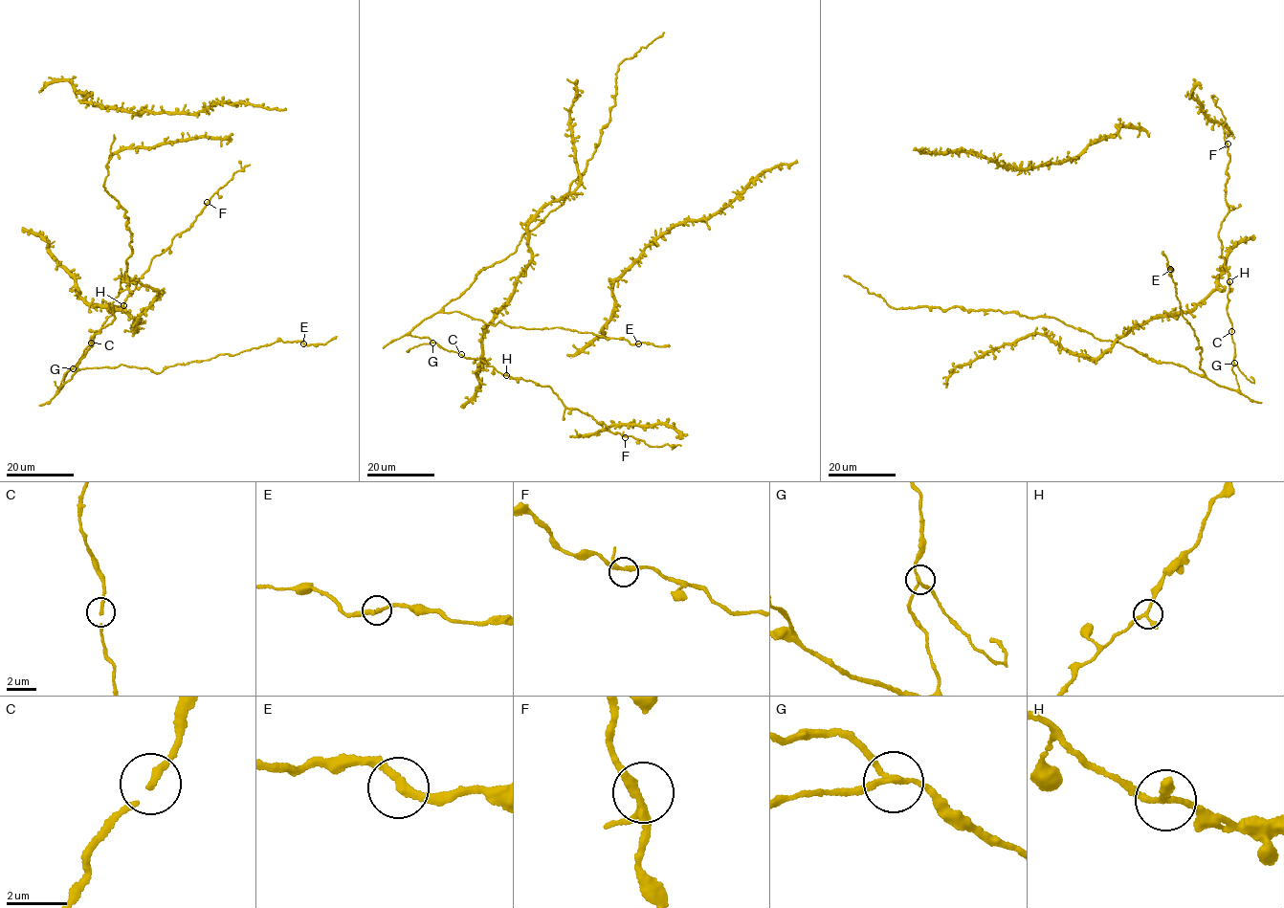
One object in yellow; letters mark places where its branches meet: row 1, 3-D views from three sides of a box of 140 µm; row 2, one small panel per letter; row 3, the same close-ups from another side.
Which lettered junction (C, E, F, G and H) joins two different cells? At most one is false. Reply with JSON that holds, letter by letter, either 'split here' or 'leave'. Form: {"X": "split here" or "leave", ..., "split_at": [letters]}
{"C": "leave", "E": "leave", "F": "leave", "G": "split here", "H": "leave", "split_at": ["G"]}

